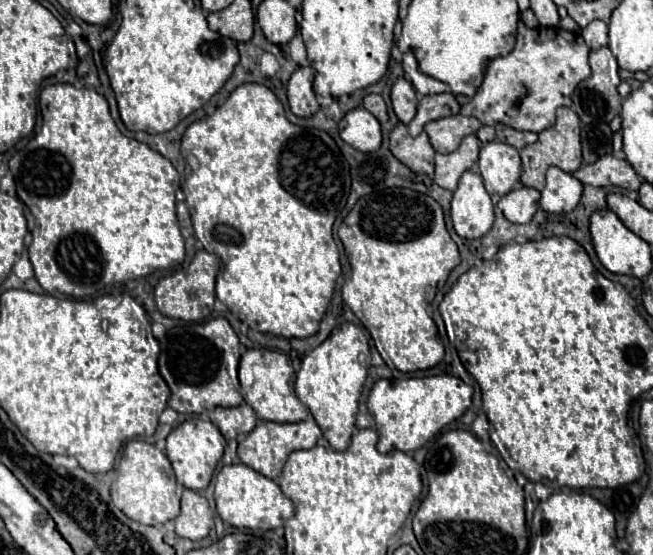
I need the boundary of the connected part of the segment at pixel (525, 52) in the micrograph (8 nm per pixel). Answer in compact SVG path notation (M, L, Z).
M519 21L517 43L515 43L513 51L505 57L491 59L481 87L477 89L475 97L467 105L461 107L461 115L477 117L485 125L503 123L503 125L513 127L517 131L541 133L555 123L557 107L563 107L563 105L569 107L571 105L571 93L575 91L579 81L583 81L585 77L591 75L587 59L589 59L589 47L585 45L585 41L579 33L571 33L571 31L565 31L559 27L555 27L555 29L543 29L543 27L527 29Z

